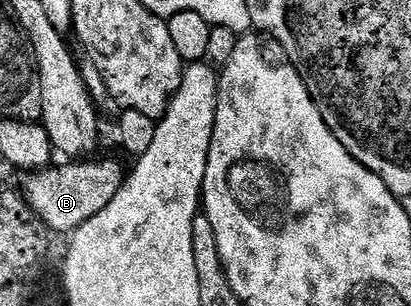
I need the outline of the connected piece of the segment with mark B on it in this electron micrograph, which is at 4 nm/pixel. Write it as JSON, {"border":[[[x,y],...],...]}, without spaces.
{"border":[[[80,159],[75,163],[64,163],[68,165],[57,164],[55,167],[34,169],[23,174],[24,198],[53,234],[70,235],[75,229],[82,227],[82,223],[94,219],[94,215],[103,211],[124,185],[126,169],[122,166],[115,165],[112,161],[88,160],[92,159]]]}

